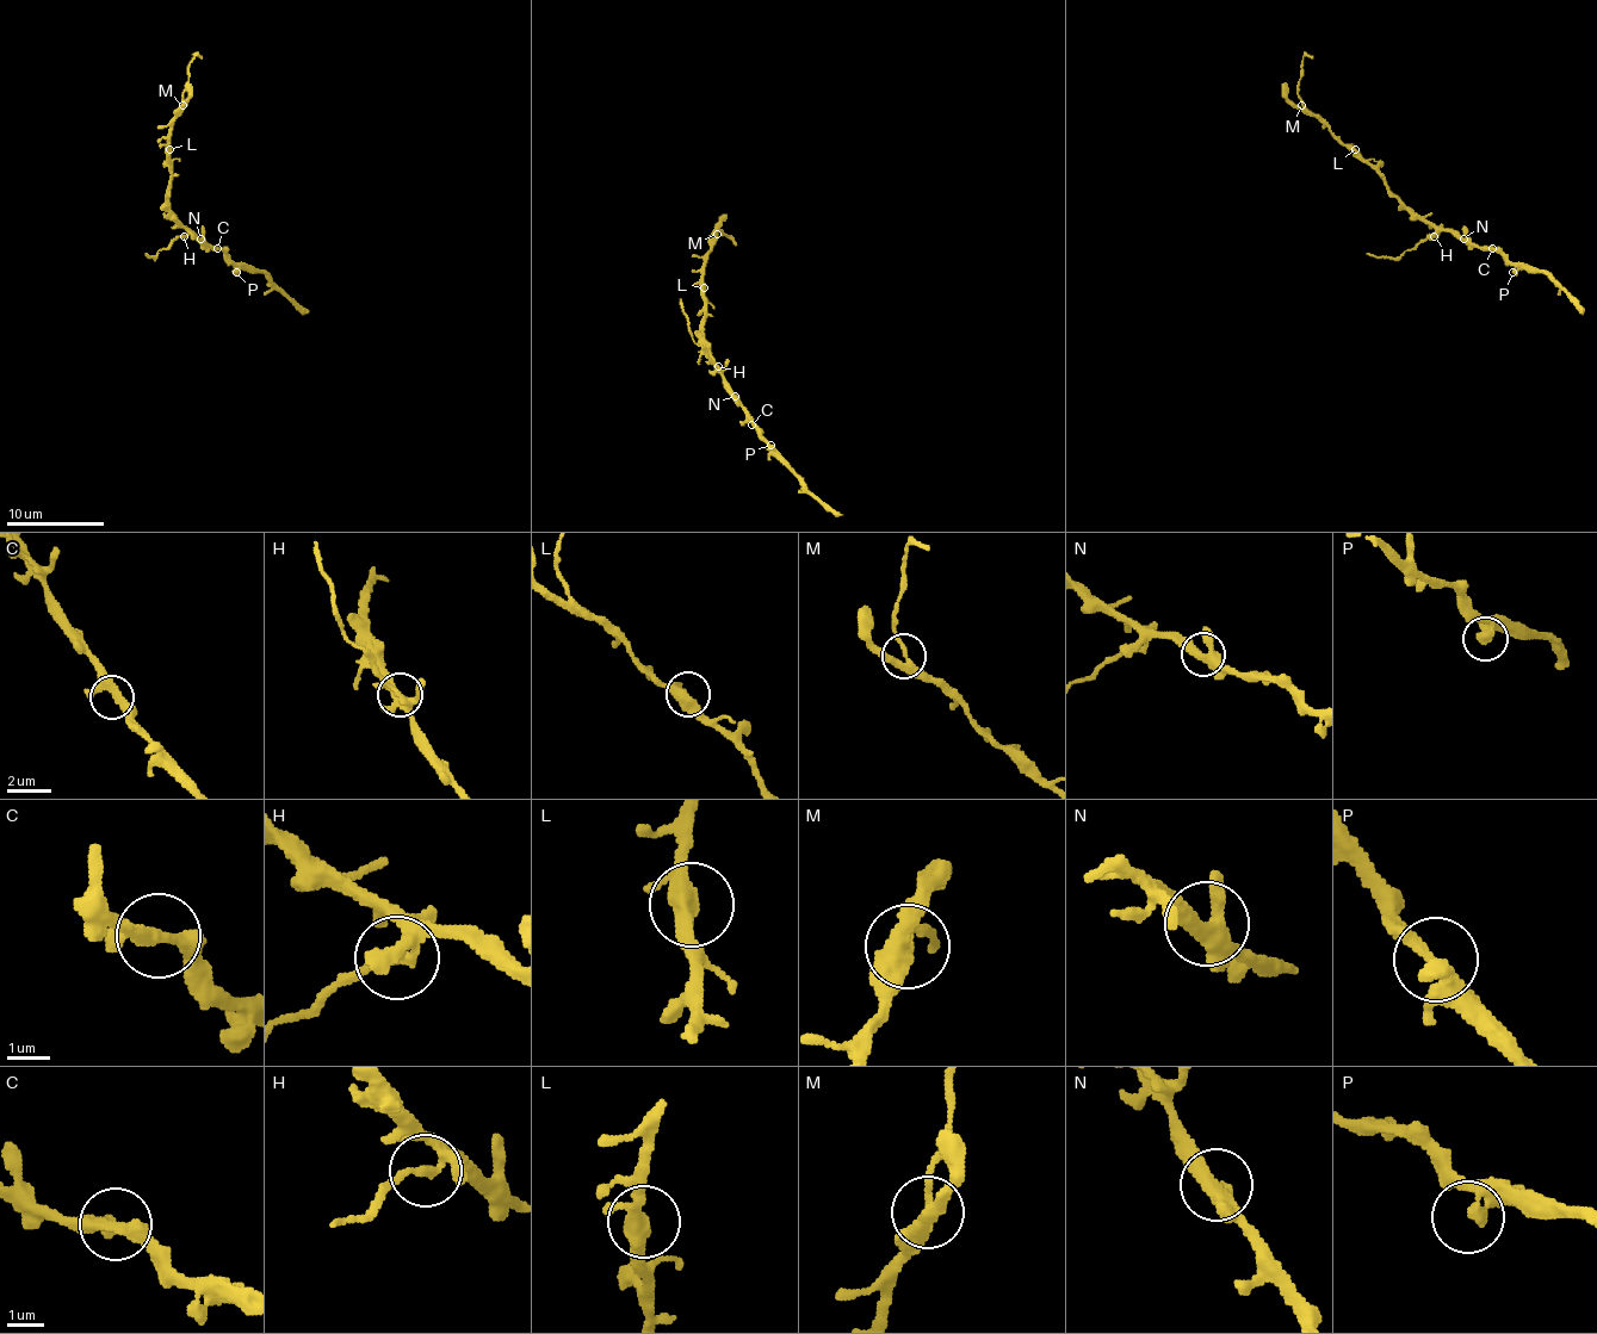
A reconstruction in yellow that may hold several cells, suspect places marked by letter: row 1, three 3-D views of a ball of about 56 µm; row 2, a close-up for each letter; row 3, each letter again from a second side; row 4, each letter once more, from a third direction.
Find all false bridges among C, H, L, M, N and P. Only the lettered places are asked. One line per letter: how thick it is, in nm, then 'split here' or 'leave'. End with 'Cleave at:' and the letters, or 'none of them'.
C: 280 nm thick; leave
H: 190 nm thick; split here
L: 360 nm thick; leave
M: 300 nm thick; split here
N: 380 nm thick; leave
P: 240 nm thick; leave
Cleave at: H, M

